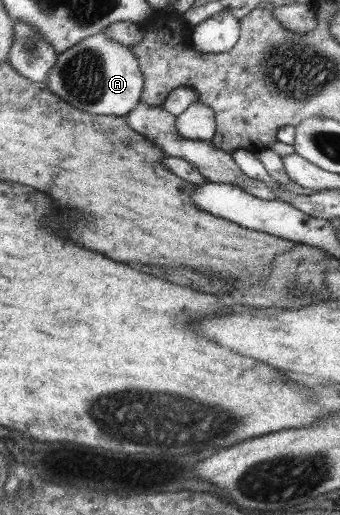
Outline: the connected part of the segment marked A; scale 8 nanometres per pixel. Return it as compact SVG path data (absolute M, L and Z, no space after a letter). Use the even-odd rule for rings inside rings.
M97 32L58 54L45 85L65 103L93 115L123 117L140 101L144 77L128 46Z

